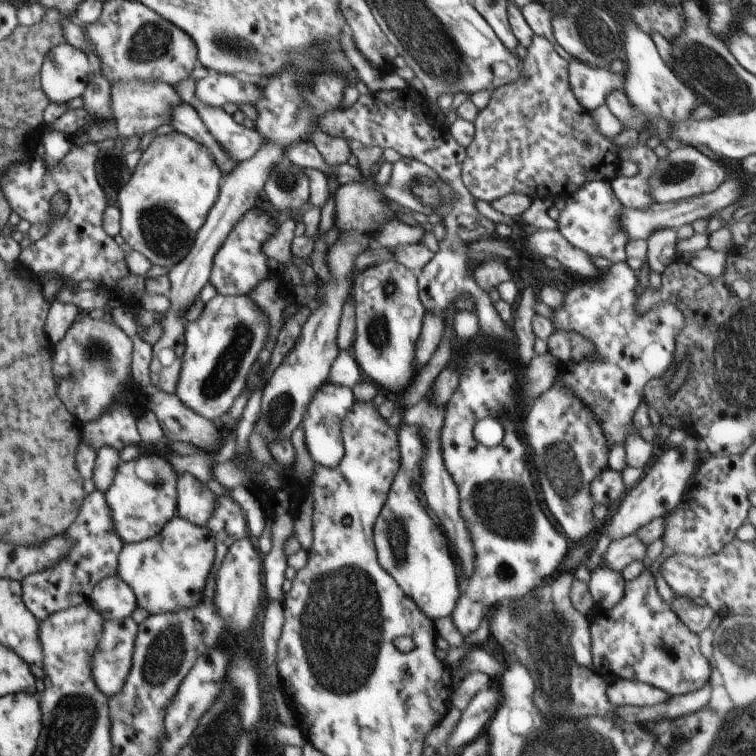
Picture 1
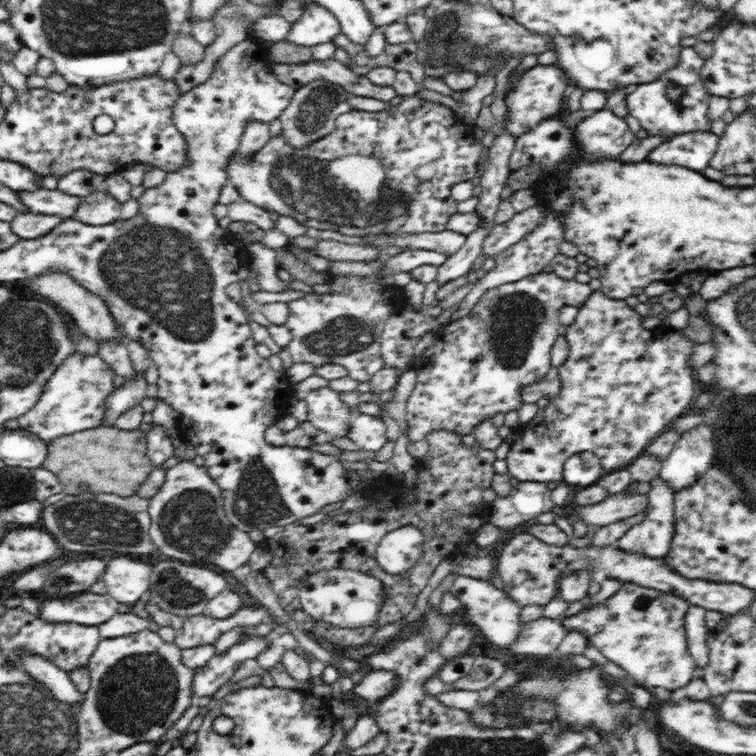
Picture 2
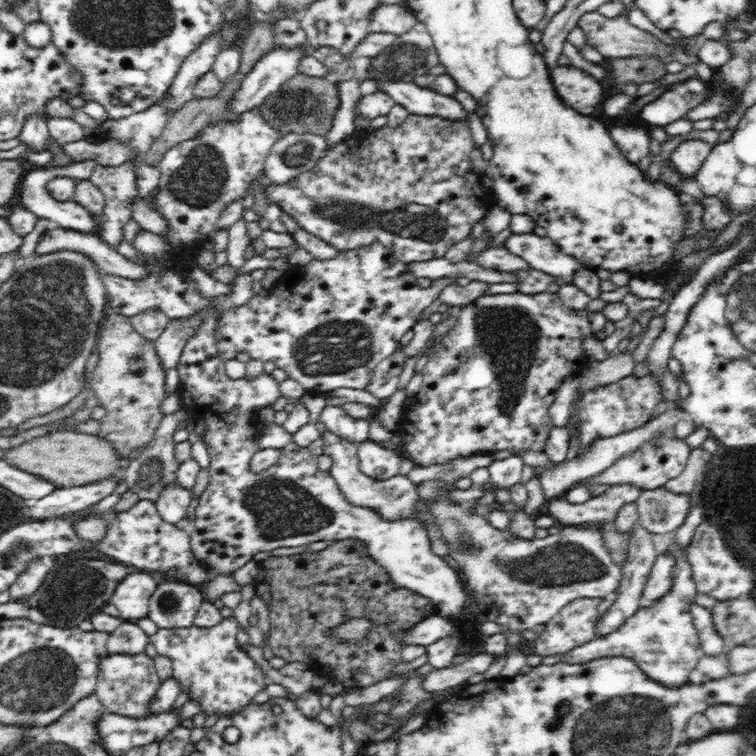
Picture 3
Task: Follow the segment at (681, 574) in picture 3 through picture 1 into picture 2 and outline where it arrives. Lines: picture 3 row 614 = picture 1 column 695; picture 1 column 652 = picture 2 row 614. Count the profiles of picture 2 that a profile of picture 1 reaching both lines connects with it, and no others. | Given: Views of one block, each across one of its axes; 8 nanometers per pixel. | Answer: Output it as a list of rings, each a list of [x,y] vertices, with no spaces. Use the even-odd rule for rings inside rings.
[[[624,582],[619,591],[604,604],[584,608],[569,617],[561,618],[568,631],[584,631],[589,644],[595,646],[610,661],[623,668],[645,688],[678,690],[694,678],[697,667],[688,650],[684,616],[689,602],[676,596]]]

